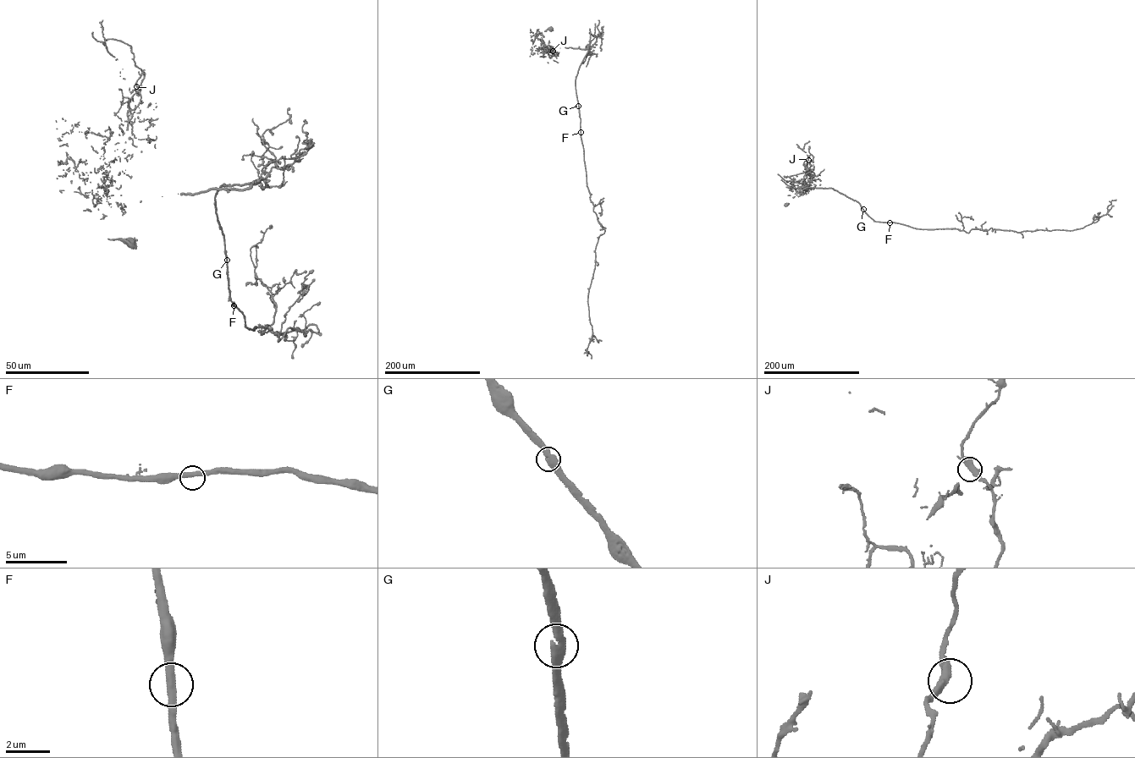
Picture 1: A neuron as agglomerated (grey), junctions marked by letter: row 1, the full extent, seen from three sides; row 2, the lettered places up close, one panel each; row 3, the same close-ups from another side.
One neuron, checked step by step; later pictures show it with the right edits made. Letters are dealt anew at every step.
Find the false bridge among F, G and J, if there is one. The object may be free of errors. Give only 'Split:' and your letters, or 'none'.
Split: none

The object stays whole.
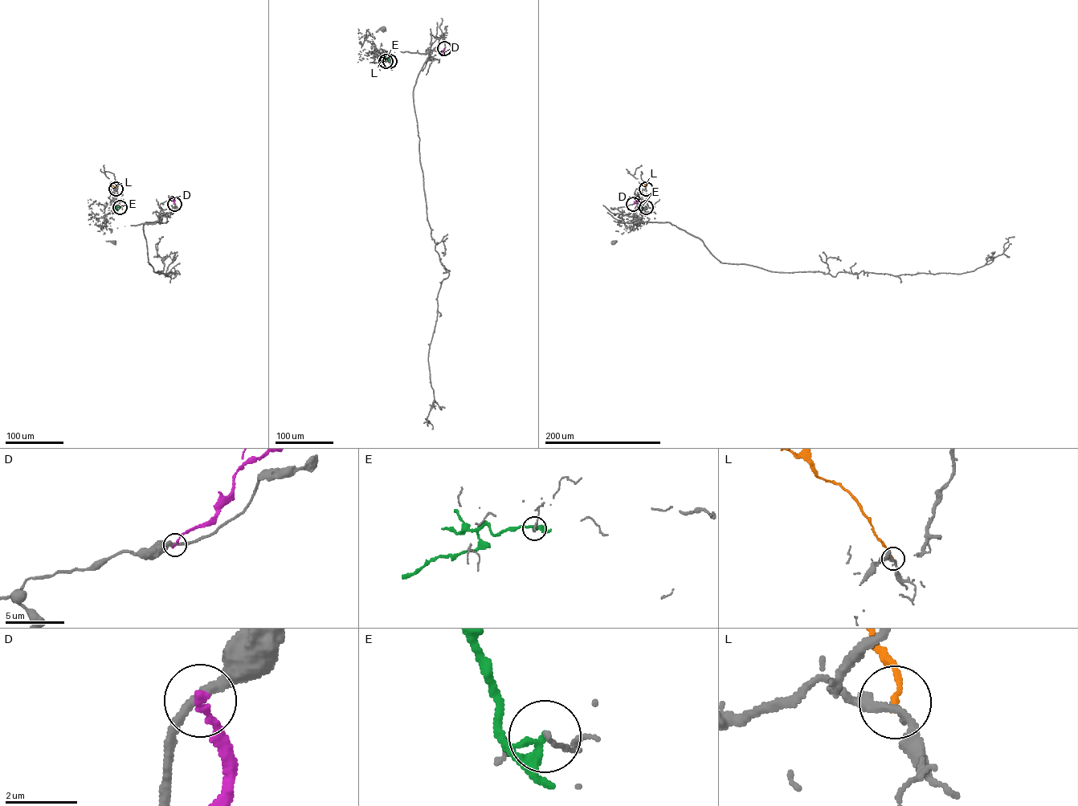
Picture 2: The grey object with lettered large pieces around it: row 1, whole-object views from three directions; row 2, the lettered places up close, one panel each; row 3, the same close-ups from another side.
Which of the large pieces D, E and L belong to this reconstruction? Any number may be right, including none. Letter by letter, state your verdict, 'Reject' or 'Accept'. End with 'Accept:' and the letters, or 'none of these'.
D: Reject
E: Reject
L: Reject
Accept: none of these

